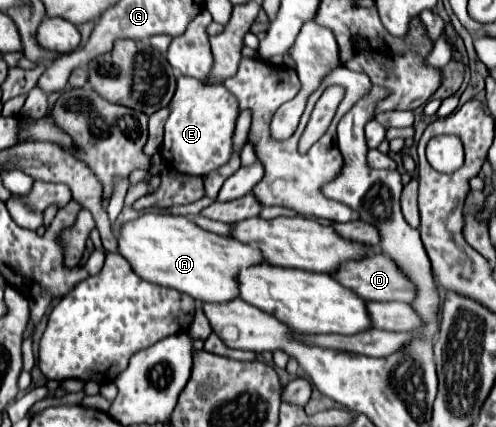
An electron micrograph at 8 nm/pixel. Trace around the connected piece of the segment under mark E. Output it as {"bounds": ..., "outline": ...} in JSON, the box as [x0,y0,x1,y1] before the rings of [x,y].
{"bounds":[160,77,240,177],"outline":[[[180,77],[178,89],[168,105],[170,115],[164,127],[164,143],[160,147],[162,159],[184,175],[204,177],[222,167],[232,157],[232,137],[240,115],[238,99],[222,85],[200,85],[192,77]]]}

